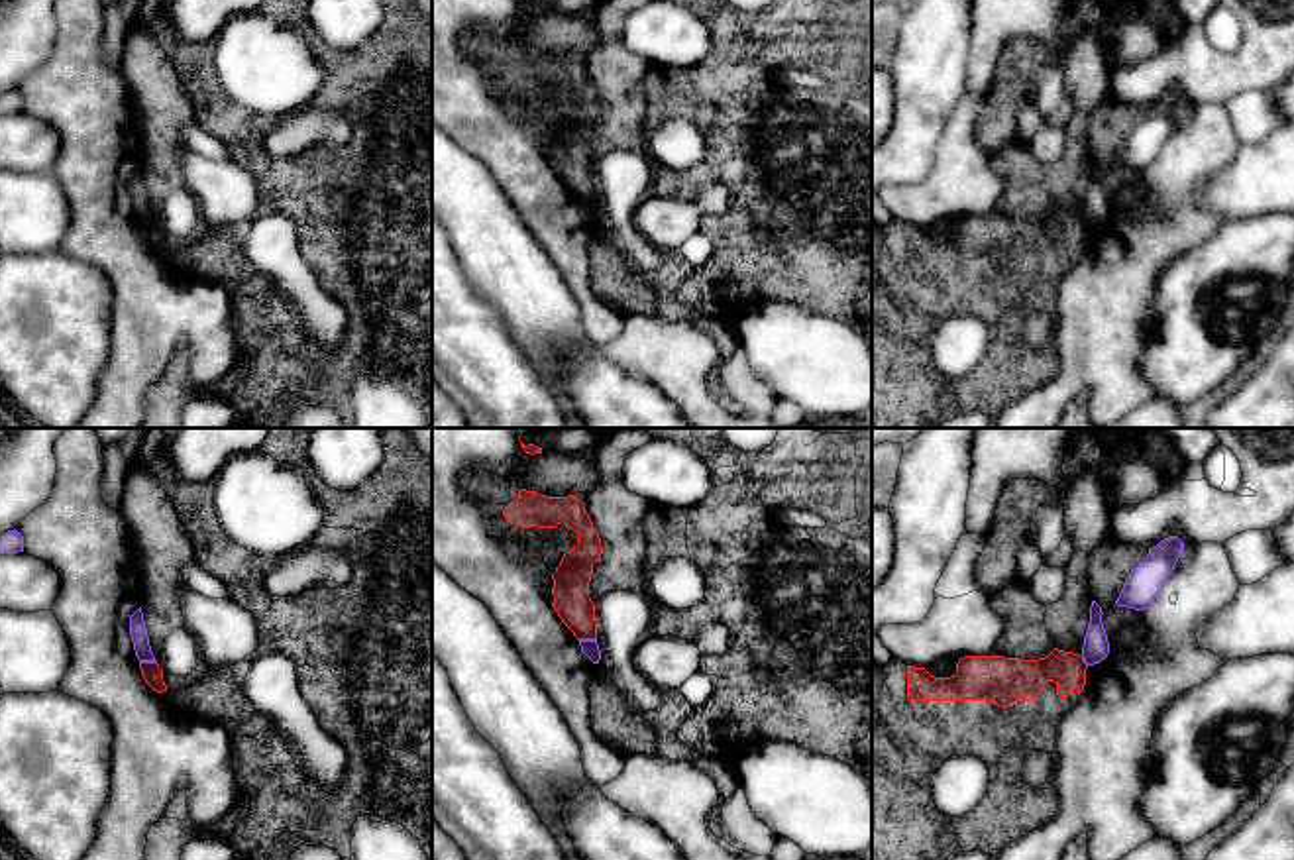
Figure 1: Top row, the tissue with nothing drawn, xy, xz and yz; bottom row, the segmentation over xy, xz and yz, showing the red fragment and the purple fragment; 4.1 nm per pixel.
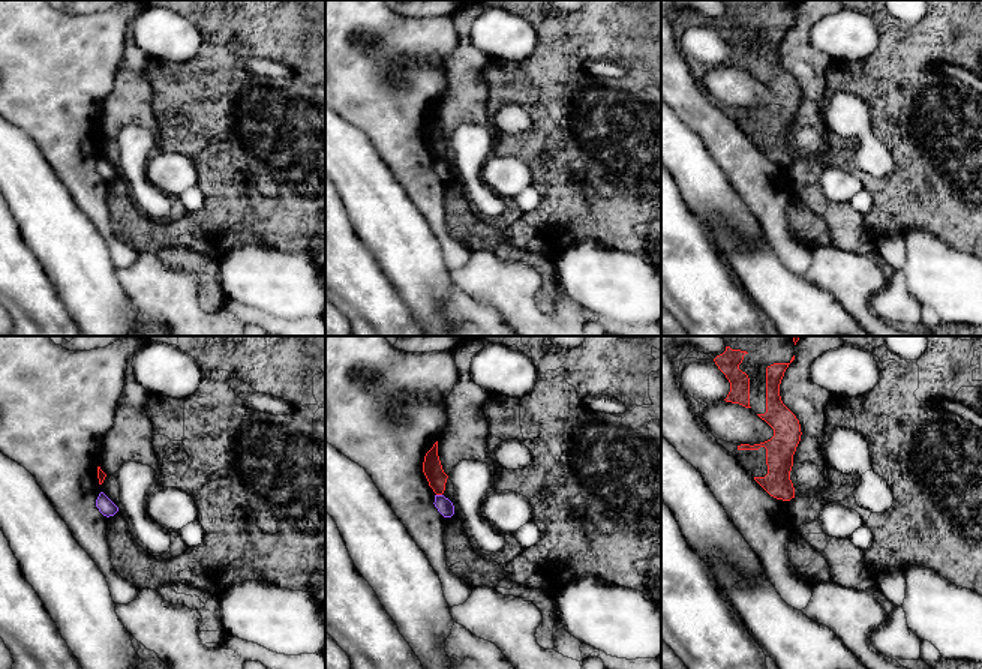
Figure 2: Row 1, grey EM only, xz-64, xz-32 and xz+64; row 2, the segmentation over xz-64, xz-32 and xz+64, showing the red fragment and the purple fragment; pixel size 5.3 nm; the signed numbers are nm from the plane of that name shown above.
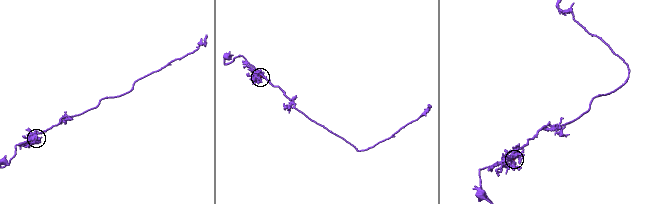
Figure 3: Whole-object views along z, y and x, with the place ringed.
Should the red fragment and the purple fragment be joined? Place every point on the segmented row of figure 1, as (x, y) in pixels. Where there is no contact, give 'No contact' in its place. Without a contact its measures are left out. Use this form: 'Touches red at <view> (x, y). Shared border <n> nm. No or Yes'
Touches red at xz (588, 639). Shared border 70 nm. No

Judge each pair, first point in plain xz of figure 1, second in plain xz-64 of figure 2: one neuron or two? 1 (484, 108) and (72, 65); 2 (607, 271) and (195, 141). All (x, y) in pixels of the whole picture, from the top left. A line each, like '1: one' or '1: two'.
1: one
2: one

